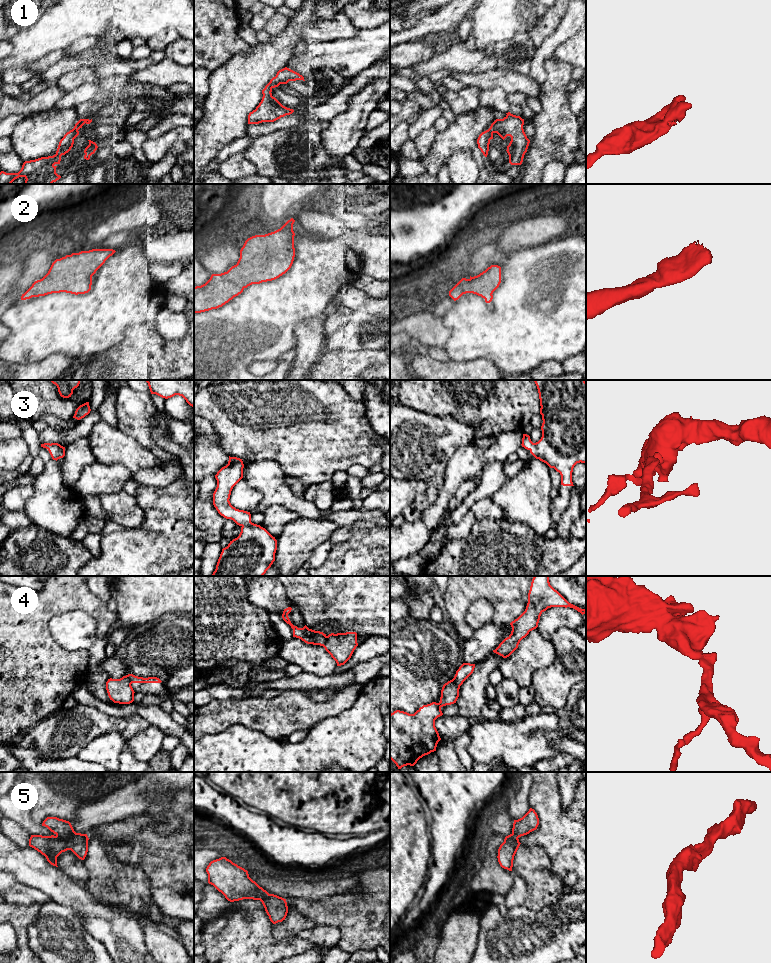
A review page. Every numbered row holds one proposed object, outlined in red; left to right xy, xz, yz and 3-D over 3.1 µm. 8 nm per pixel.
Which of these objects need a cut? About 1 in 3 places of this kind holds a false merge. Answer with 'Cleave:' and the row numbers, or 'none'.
Cleave: 4

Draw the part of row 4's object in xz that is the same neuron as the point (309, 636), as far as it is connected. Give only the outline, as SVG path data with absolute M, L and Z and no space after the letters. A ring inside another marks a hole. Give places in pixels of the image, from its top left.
M291 607L284 609L282 618L293 629L293 637L299 638L307 644L323 646L327 640L326 634L320 631L309 629L306 625L303 628L294 626L288 617L288 614L291 612L291 610Z

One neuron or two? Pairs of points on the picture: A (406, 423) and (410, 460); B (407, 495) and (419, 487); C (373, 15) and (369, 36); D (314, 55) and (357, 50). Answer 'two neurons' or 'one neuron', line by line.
A: one neuron
B: one neuron
C: two neurons
D: one neuron

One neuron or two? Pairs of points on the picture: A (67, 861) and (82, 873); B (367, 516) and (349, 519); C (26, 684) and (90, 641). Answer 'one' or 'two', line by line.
A: one
B: one
C: two

